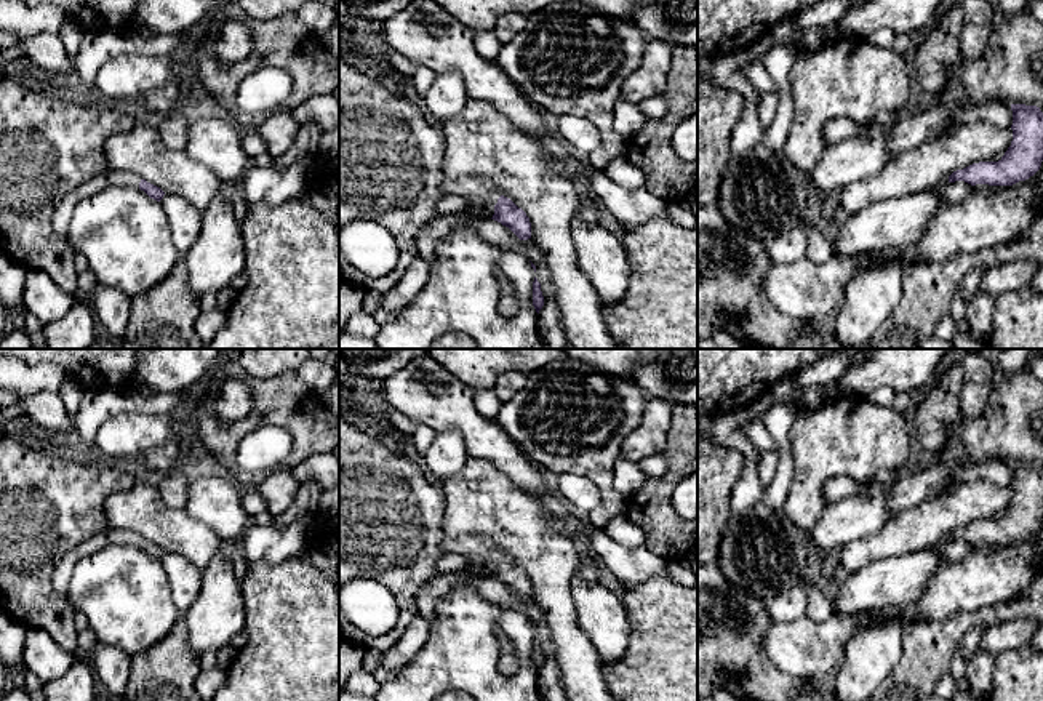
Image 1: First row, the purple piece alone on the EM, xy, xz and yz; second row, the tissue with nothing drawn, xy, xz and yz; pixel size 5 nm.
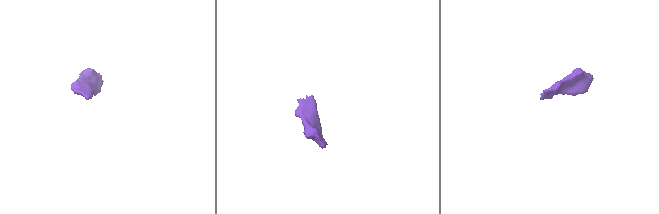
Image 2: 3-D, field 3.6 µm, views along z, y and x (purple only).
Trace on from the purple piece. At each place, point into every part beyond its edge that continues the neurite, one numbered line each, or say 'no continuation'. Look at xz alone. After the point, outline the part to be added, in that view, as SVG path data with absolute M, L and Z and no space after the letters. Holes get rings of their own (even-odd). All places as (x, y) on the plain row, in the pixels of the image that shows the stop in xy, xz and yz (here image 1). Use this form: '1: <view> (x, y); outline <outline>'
1: xz (480, 549); outline M466 535L459 538L446 536L440 543L440 549L446 554L459 554L478 565L496 563L504 554L491 536Z

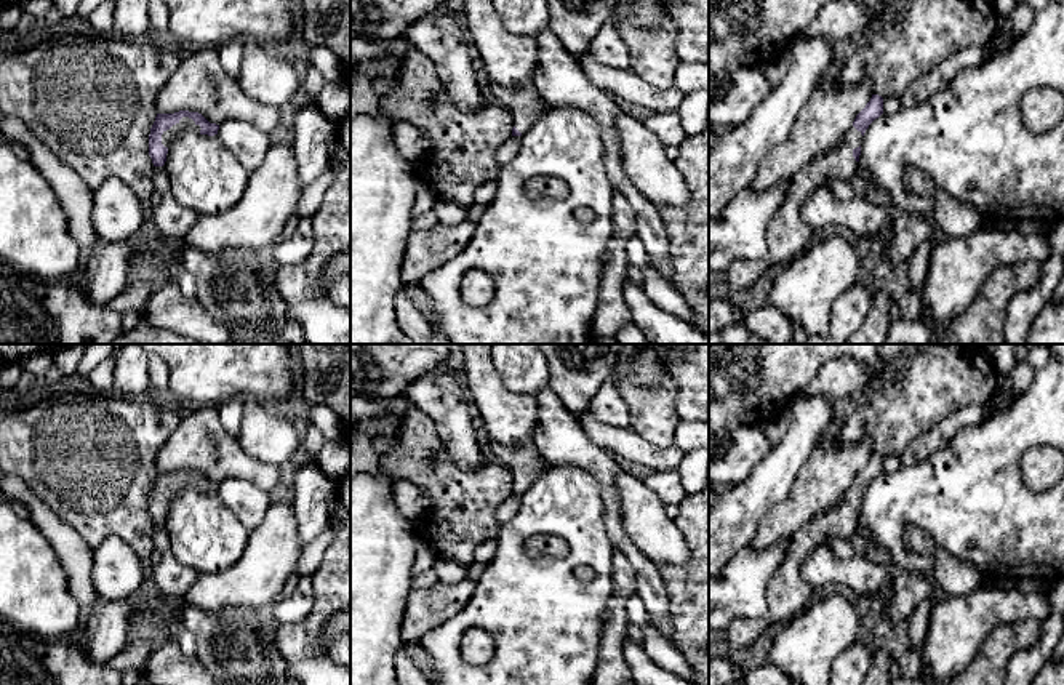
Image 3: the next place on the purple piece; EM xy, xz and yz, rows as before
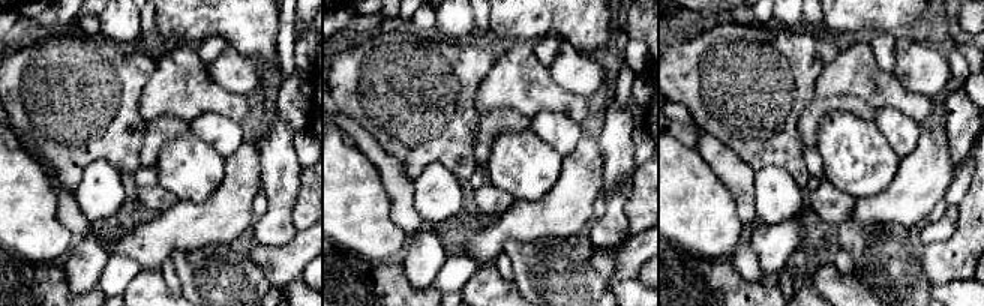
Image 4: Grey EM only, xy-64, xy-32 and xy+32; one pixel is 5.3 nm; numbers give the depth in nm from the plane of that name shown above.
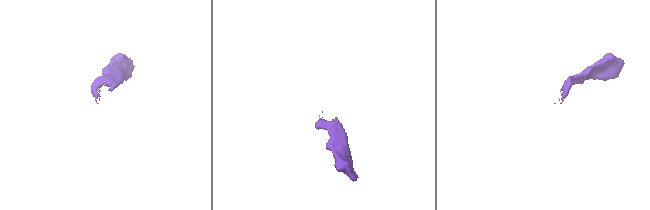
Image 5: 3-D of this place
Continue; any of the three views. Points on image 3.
1: xy (186, 482); outline M182 475L176 483L173 483L170 488L163 490L162 493L162 503L165 506L170 506L171 498L184 490L198 490L200 491L200 483L197 483L192 477Z

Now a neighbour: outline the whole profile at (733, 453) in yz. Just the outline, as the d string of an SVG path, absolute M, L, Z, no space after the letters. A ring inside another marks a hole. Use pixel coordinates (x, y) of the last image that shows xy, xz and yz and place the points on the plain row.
M758 424L717 431L709 440L709 480L715 490L742 483L773 448Z

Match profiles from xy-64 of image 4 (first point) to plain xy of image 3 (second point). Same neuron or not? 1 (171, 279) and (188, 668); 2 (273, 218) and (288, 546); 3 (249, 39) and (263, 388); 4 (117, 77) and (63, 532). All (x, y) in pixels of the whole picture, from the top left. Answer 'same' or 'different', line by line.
1: different
2: different
3: same
4: different

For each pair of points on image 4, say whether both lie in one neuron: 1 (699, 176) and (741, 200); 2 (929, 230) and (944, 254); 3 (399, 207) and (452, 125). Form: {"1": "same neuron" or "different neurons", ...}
{"1": "different neurons", "2": "different neurons", "3": "different neurons"}

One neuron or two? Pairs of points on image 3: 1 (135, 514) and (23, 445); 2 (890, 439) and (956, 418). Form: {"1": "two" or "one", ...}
{"1": "one", "2": "two"}

